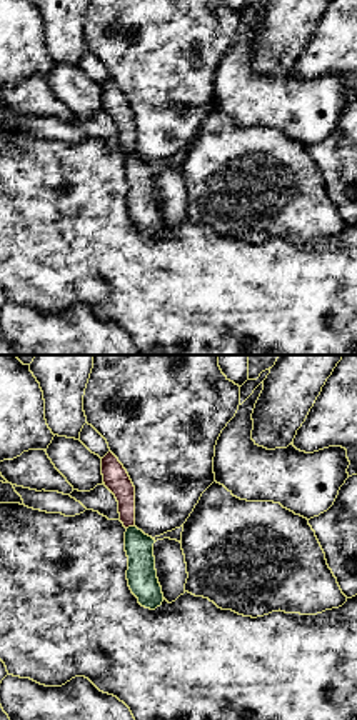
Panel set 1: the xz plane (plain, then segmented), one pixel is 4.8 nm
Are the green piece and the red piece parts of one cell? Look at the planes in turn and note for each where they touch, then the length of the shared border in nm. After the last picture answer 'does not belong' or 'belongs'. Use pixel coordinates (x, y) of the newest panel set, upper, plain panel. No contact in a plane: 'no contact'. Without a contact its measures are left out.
(130, 154) | 40 nm

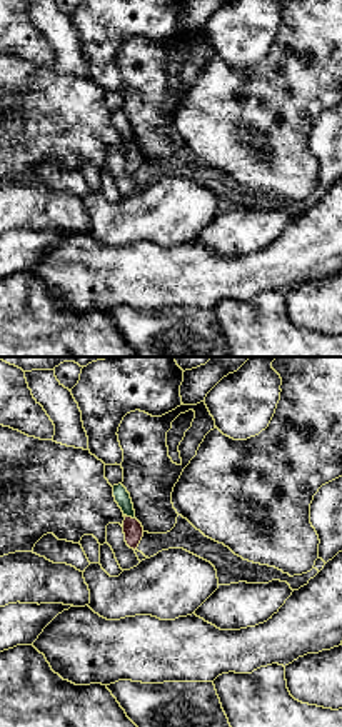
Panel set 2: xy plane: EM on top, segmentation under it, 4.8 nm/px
(129, 142) | 60 nm

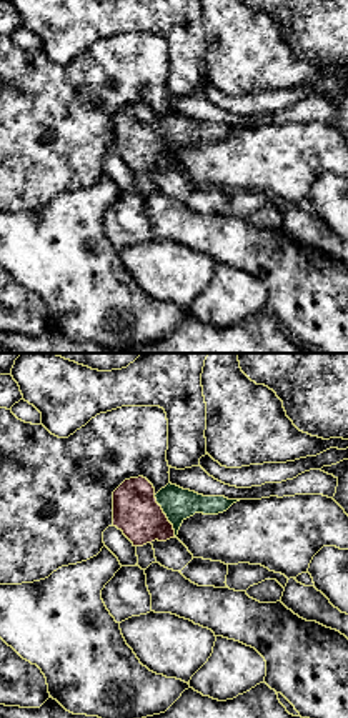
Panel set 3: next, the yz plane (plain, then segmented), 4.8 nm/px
(165, 140) | 220 nm

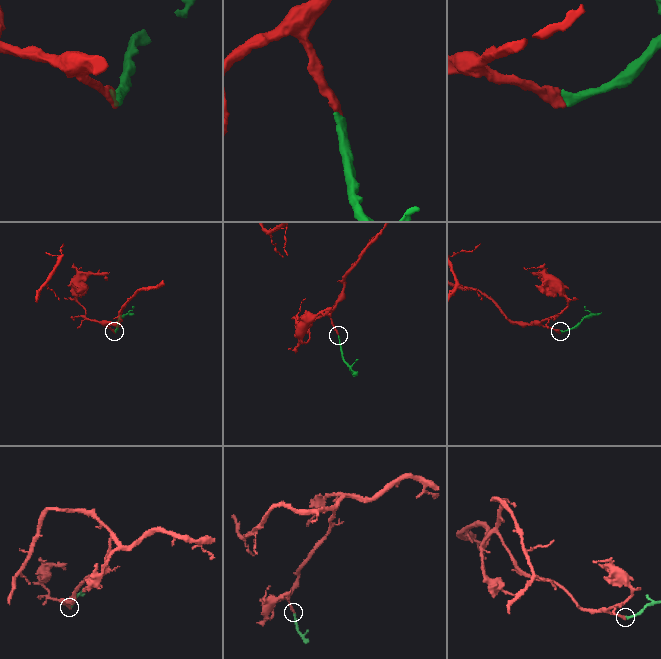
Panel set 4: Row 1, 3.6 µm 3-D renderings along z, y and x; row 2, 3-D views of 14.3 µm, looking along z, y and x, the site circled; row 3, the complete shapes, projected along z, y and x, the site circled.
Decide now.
belongs

